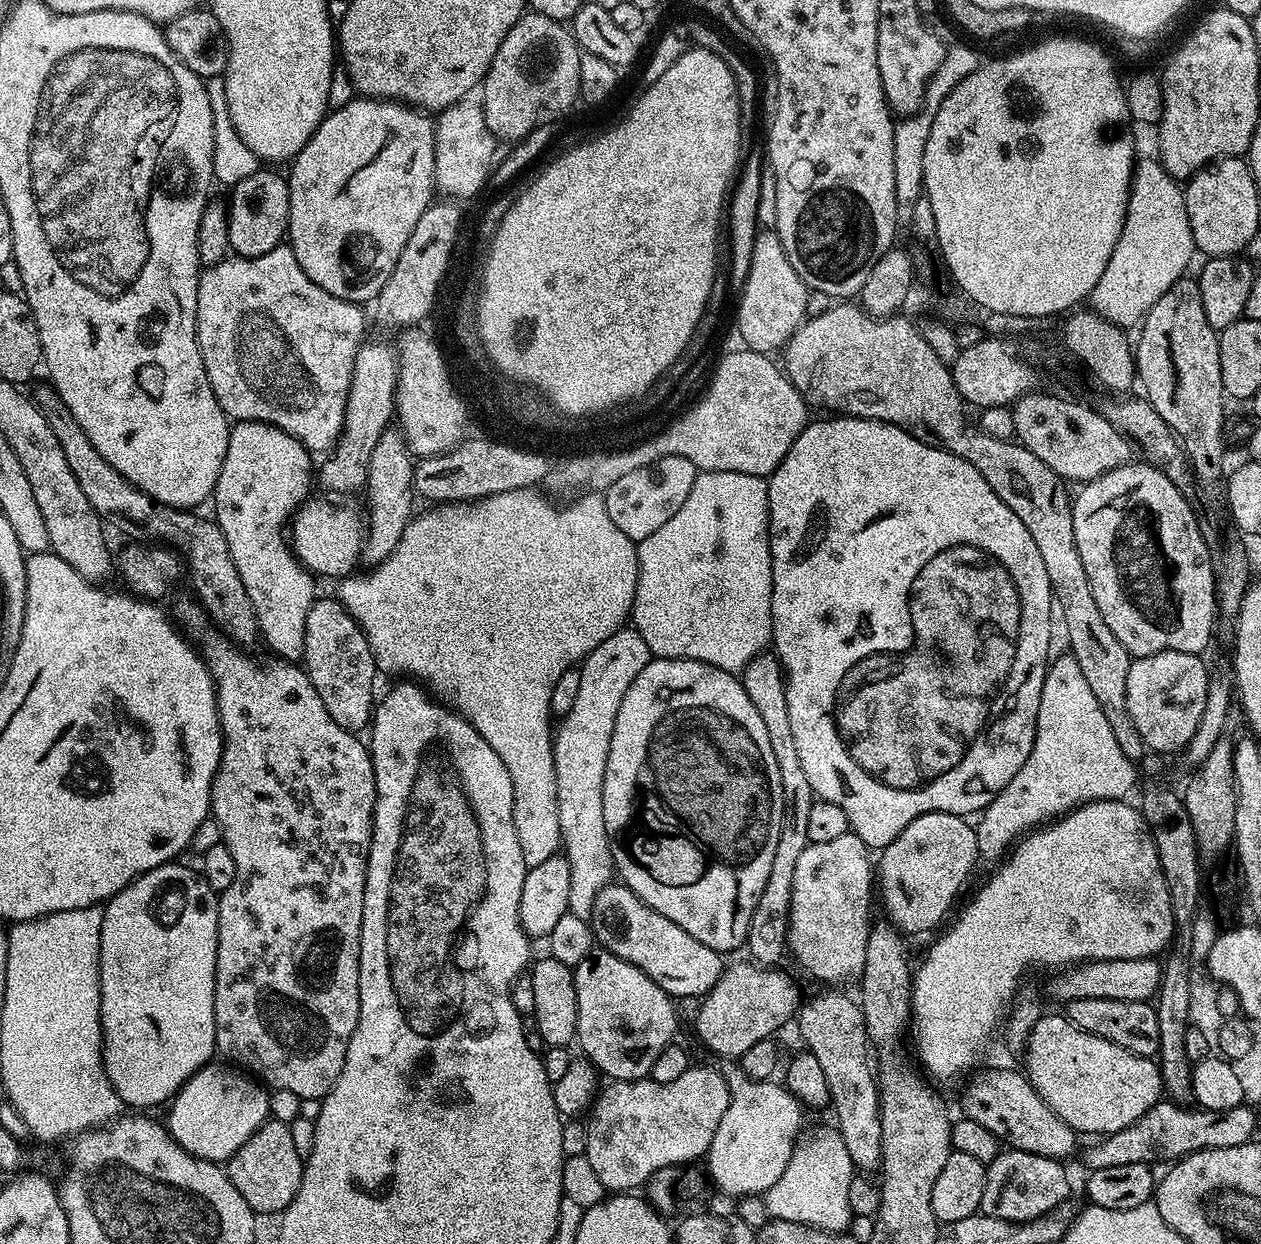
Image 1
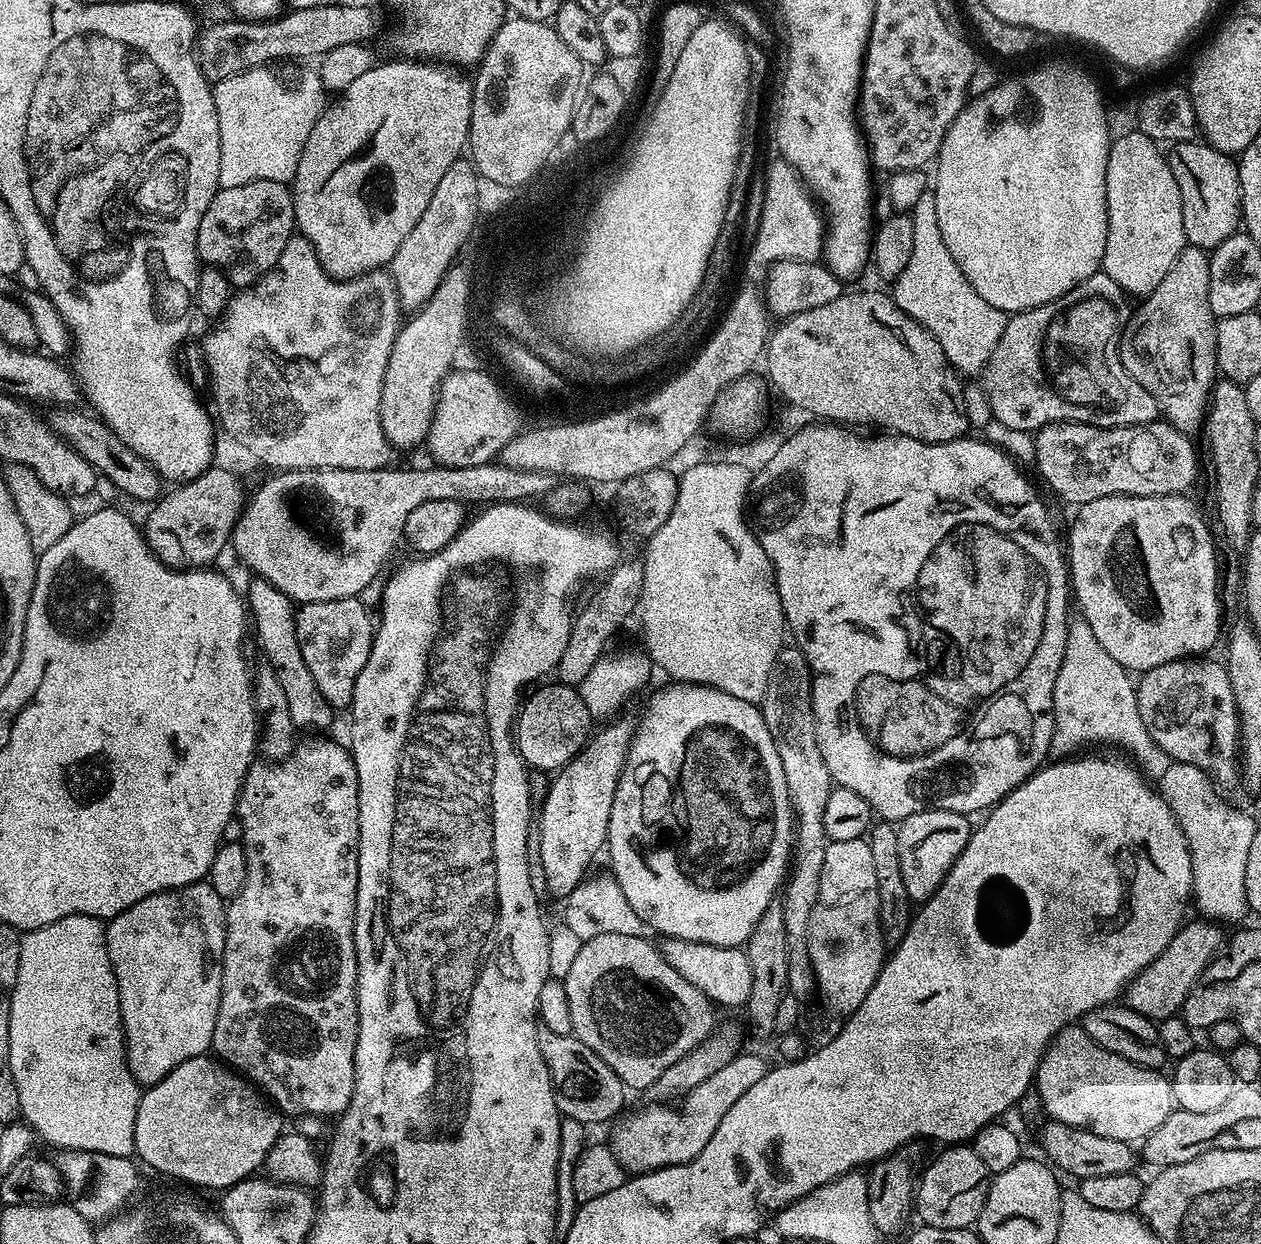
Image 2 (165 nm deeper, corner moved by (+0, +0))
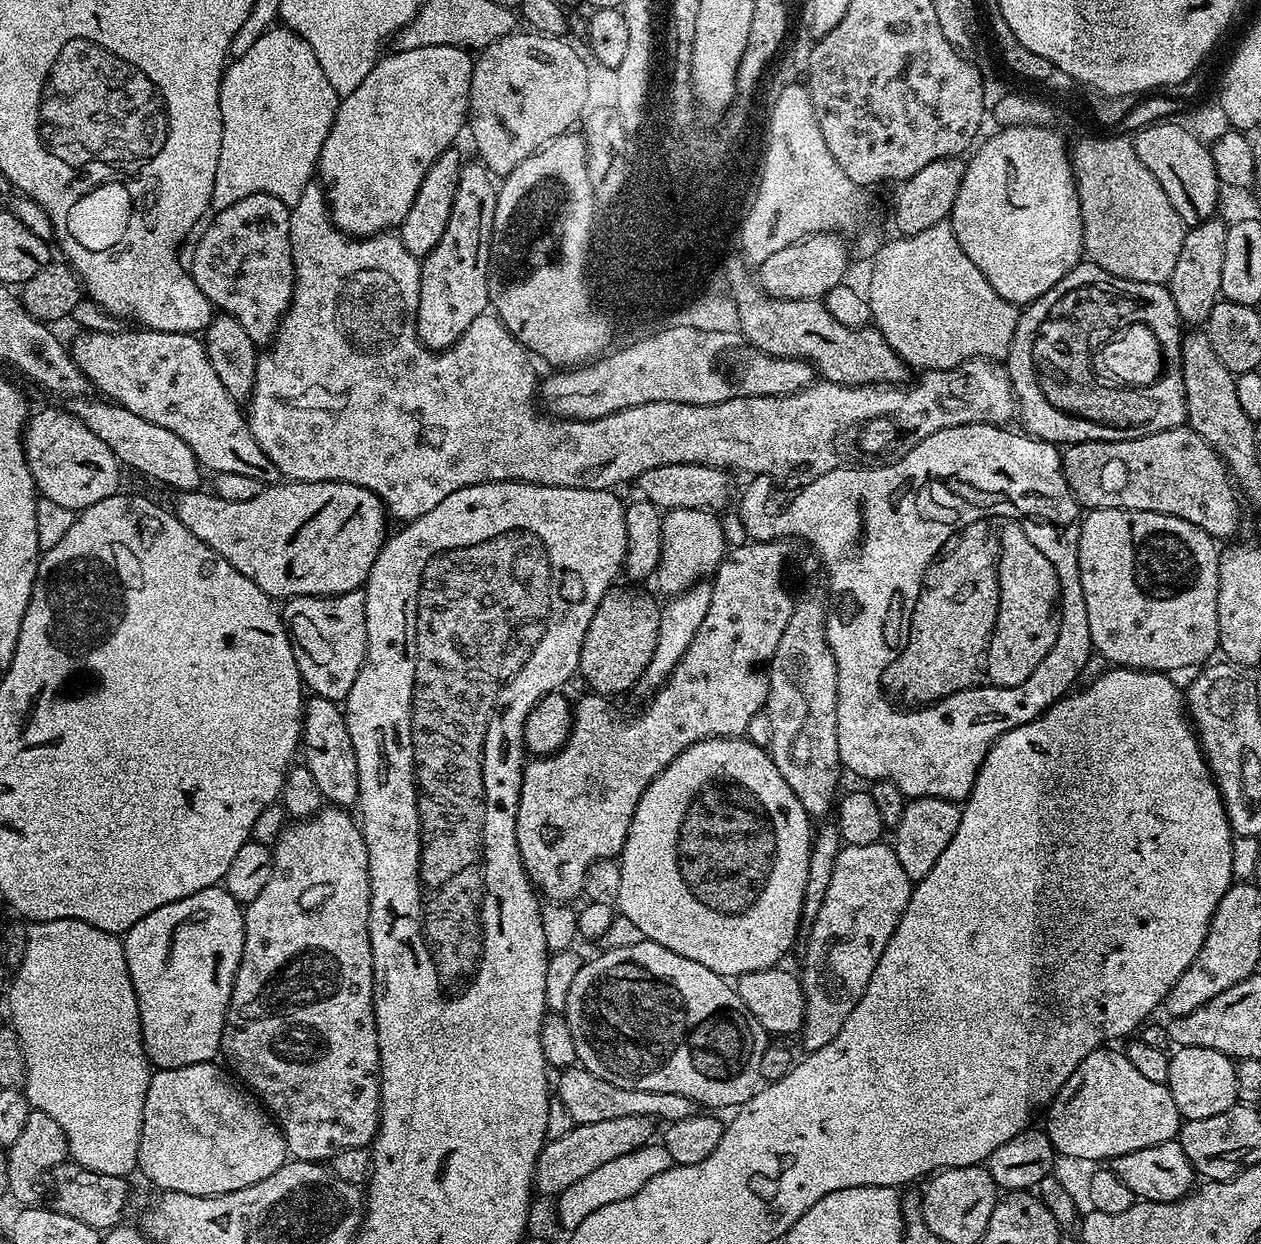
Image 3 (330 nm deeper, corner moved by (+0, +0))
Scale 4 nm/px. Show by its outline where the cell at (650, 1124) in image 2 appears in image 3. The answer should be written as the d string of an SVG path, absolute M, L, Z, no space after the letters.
M891 843L841 847L826 898L806 939L804 1024L798 1033L805 1053L829 1044L842 1030L842 1022L850 1018L850 1010L858 1006L858 998L866 994L866 982L870 982L870 974L874 974L874 966L878 966L878 958L882 958L882 950L886 950L886 942L890 942L910 902L913 887L914 881L902 870Z

